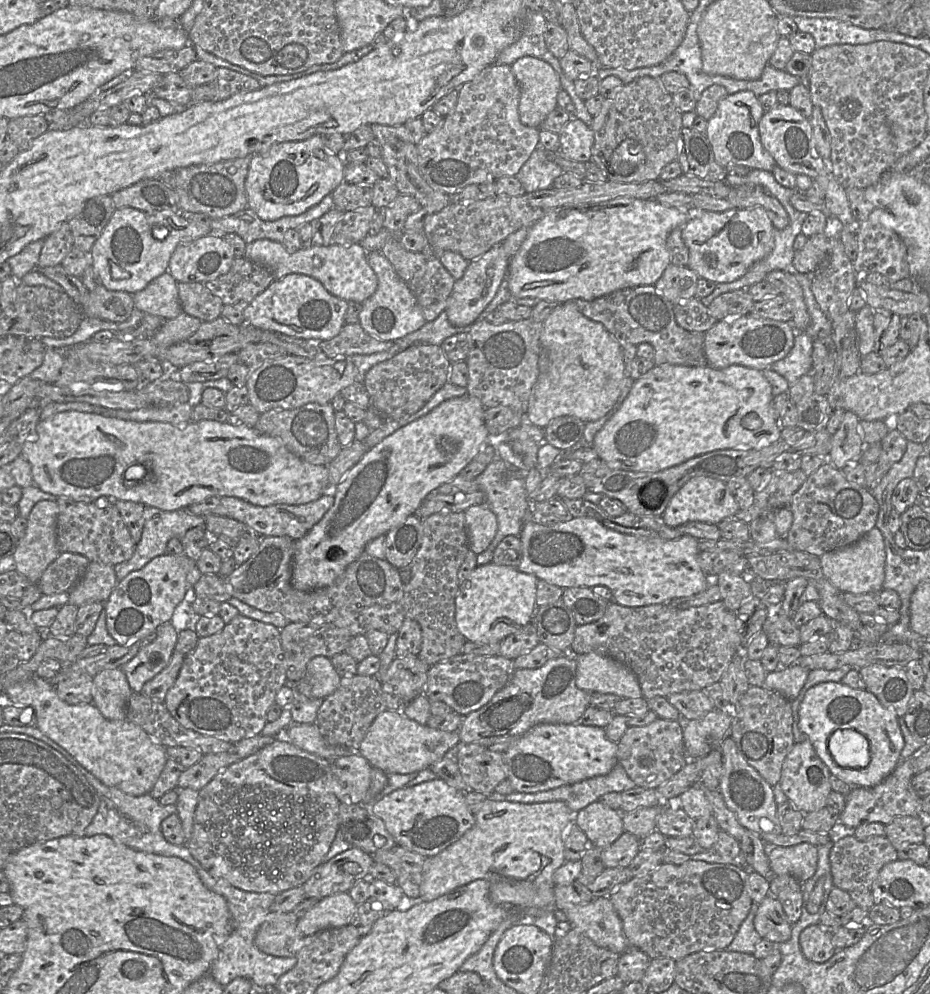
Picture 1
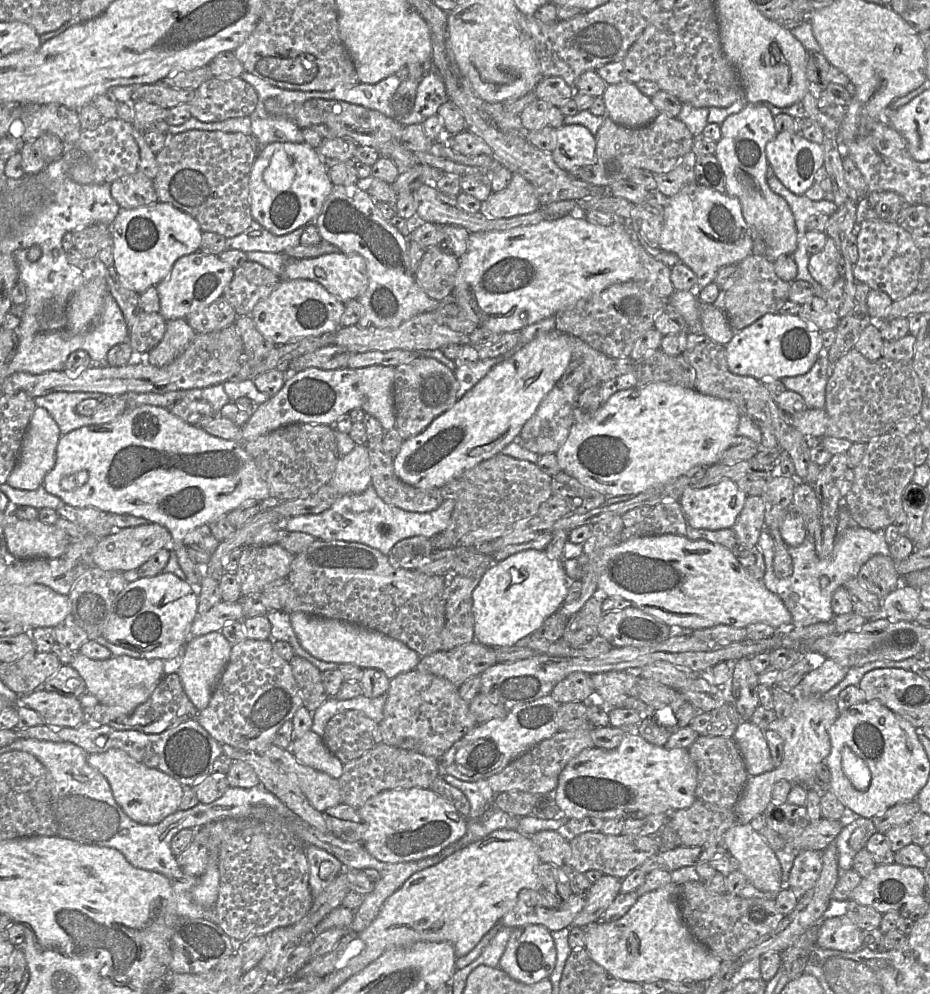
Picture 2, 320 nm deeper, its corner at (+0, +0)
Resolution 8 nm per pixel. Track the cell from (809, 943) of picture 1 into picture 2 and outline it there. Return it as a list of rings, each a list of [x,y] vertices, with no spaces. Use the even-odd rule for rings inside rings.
[[[845,915],[824,918],[818,926],[816,945],[824,949],[855,952],[863,946],[861,932]]]

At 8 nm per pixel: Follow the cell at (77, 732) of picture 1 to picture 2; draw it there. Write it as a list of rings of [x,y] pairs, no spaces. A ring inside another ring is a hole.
[[[110,749],[103,753],[88,754],[87,762],[98,770],[109,782],[116,802],[134,821],[154,825],[179,810],[184,788],[170,775],[149,768],[120,749]]]

